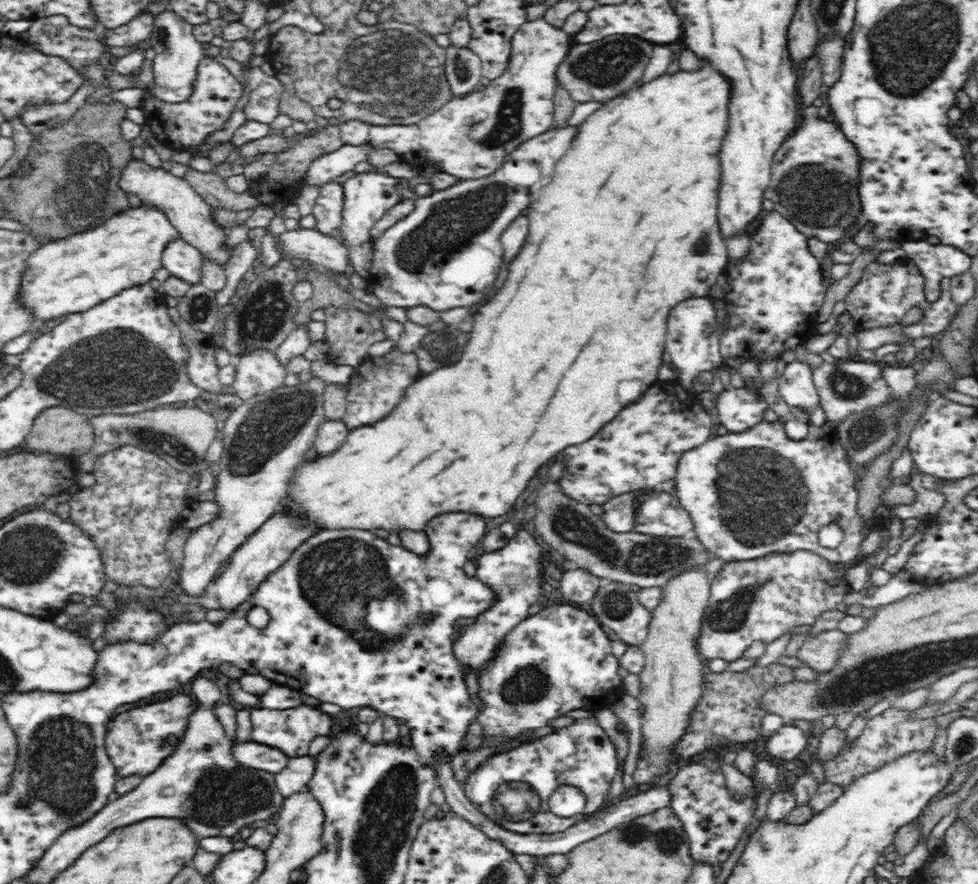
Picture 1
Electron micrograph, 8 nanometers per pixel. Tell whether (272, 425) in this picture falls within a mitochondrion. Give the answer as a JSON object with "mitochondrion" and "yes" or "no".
{"mitochondrion":"yes"}

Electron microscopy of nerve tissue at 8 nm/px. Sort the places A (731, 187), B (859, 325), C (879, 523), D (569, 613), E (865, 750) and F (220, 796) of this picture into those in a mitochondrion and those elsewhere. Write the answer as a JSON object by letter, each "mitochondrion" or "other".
{"A":"other","B":"other","C":"other","D":"other","E":"other","F":"mitochondrion"}

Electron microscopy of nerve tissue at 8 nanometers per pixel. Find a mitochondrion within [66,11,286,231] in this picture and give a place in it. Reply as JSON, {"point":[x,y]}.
{"point":[163,38]}

